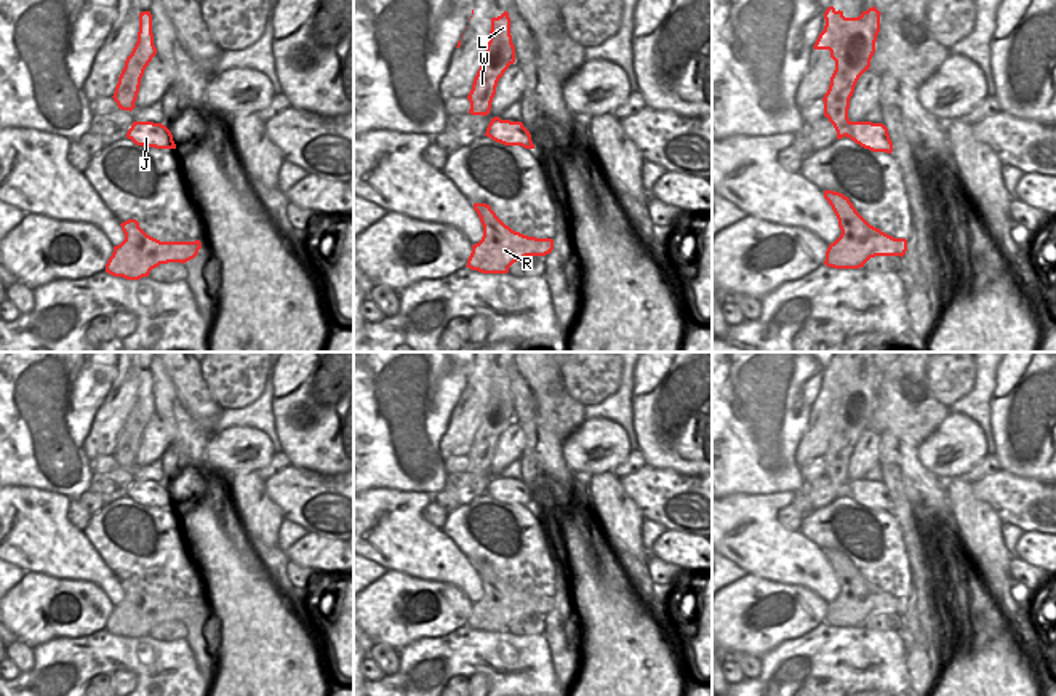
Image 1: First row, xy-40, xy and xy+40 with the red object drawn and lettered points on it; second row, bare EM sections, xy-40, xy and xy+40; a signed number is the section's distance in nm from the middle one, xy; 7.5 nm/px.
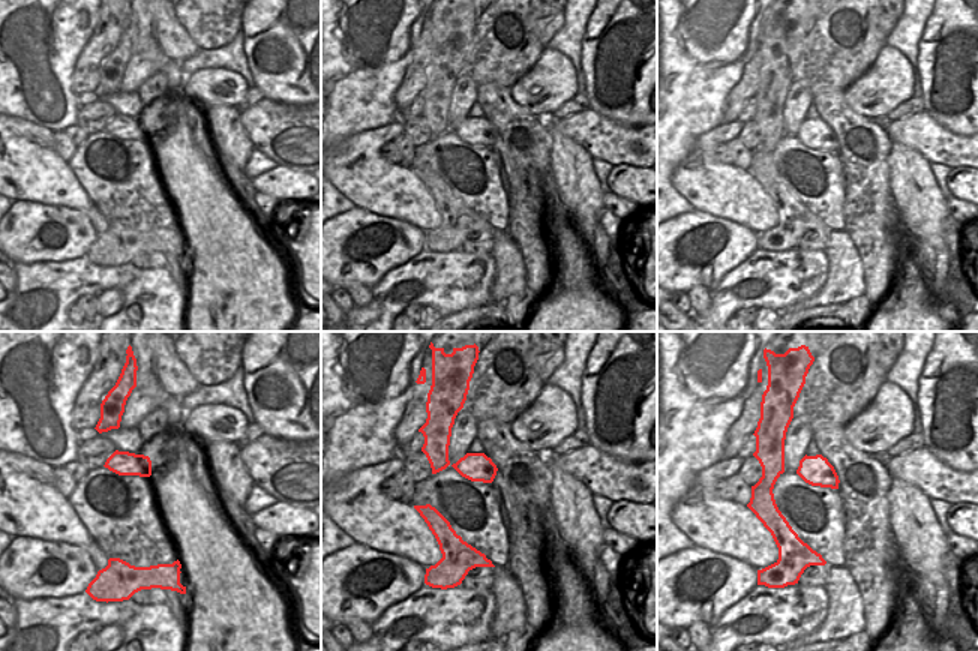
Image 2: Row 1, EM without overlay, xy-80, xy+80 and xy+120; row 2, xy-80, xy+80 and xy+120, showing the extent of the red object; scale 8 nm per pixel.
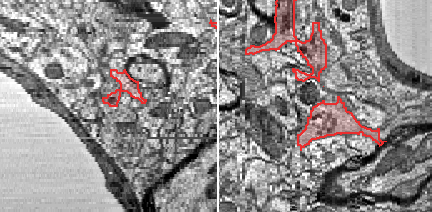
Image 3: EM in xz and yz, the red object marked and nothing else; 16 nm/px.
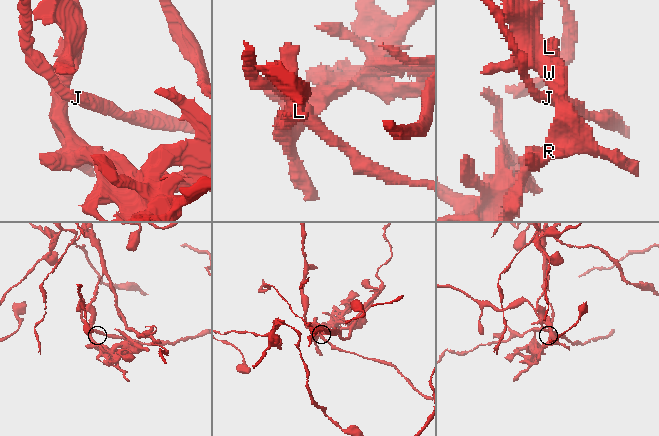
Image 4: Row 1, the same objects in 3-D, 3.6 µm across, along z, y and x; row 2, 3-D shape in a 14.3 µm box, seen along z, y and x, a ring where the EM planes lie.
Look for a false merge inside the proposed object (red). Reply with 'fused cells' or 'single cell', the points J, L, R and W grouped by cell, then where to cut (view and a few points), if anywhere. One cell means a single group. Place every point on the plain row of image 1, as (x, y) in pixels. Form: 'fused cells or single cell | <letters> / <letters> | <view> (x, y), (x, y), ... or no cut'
fused cells | J / L R W | xy+40 (850, 480), (847, 495)

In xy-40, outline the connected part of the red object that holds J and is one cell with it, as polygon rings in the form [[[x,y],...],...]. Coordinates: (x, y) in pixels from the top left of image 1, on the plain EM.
[[[133,480],[126,496],[142,506],[176,507],[171,490],[162,482]]]

